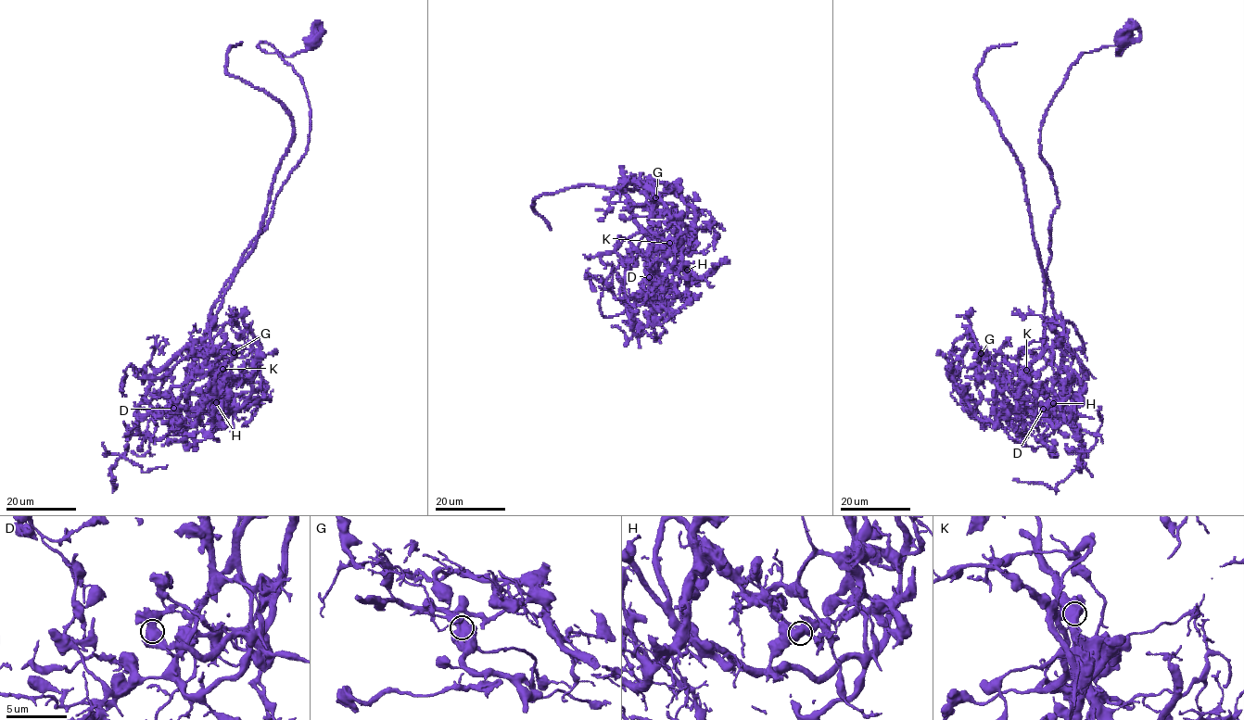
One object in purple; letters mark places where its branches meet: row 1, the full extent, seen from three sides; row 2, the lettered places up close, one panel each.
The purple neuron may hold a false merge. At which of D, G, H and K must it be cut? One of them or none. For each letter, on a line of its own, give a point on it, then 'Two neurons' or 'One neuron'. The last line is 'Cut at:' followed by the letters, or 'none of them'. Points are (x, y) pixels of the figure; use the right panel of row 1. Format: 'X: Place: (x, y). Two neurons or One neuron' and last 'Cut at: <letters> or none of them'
D: Place: (1043, 409). One neuron
G: Place: (981, 353). Two neurons
H: Place: (1053, 403). One neuron
K: Place: (1026, 370). One neuron
Cut at: G

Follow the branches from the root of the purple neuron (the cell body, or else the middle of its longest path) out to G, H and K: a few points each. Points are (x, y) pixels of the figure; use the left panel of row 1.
G: (314, 40), (290, 56), (257, 45), (300, 77), (310, 138), (211, 328), (223, 393), (234, 352)
H: (314, 40), (290, 56), (257, 45), (300, 77), (310, 138), (192, 347), (196, 372), (222, 381), (216, 402)
K: (314, 40), (290, 56), (257, 45), (300, 77), (310, 138), (217, 313), (210, 338), (222, 369)

